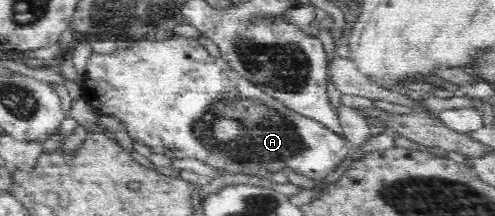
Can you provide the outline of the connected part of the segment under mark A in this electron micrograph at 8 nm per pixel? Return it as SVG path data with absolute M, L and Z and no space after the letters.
M172 37L172 39L156 41L156 43L150 43L150 41L142 39L142 41L134 43L130 49L116 51L114 55L92 55L92 59L88 63L88 69L86 69L86 81L81 84L81 88L82 99L92 105L92 109L100 109L102 115L114 115L114 117L122 119L132 140L138 139L138 141L146 143L153 153L162 153L162 155L168 155L168 157L174 157L174 159L193 158L206 163L206 165L210 165L210 167L214 167L214 169L222 169L222 171L228 171L228 173L248 173L248 175L256 175L269 179L270 173L280 173L288 170L288 172L302 174L307 178L312 178L322 183L326 175L330 171L334 171L334 167L340 161L344 161L344 157L348 155L349 144L343 137L334 134L315 119L304 117L304 115L300 115L289 107L284 106L276 98L266 94L260 87L254 85L250 80L239 76L228 65L226 60L210 55L204 46L200 45L198 41L192 41L192 38Z

